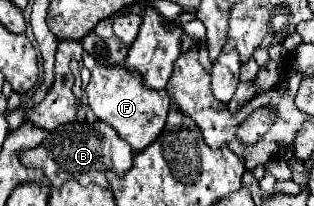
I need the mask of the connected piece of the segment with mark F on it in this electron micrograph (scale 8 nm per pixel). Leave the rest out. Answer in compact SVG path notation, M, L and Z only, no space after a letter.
M84 55L84 65L90 69L90 83L88 83L88 99L92 103L94 115L116 129L116 133L130 143L134 155L144 151L156 137L162 133L168 117L170 97L166 91L148 89L138 75L126 71L126 67L98 67L90 55Z

